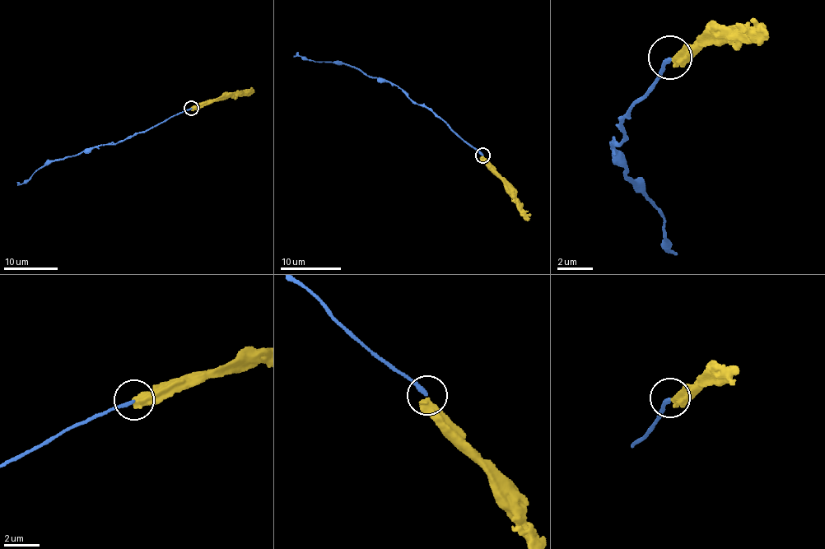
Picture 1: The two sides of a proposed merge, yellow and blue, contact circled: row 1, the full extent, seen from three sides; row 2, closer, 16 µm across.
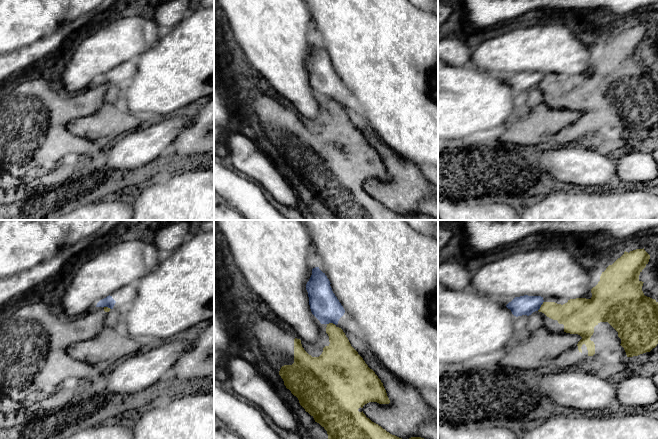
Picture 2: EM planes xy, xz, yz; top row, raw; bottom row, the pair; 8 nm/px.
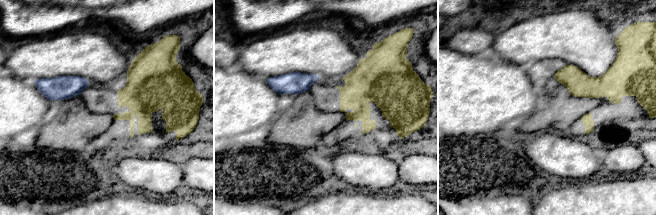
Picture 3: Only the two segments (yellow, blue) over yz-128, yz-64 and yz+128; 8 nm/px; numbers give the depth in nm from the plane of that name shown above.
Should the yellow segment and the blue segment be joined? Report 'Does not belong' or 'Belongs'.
Does not belong

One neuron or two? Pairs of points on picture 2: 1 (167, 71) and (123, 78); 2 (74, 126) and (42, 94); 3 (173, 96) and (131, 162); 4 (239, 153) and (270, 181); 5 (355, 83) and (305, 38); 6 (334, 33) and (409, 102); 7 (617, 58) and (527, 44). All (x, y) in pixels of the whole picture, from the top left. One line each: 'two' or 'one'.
1: two
2: two
3: two
4: one
5: two
6: one
7: two

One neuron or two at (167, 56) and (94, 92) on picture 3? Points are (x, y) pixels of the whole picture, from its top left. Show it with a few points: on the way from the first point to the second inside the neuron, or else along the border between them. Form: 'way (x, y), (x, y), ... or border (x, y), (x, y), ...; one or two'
way (149, 74), (127, 96), (112, 96); one

